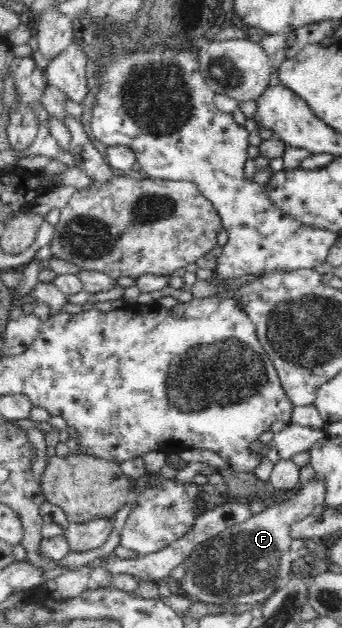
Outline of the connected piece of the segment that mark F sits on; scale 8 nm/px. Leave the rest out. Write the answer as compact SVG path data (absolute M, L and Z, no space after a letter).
M315 476L309 483L300 485L290 499L271 502L265 511L254 514L244 523L211 536L183 561L185 574L178 591L196 602L224 607L245 604L261 606L287 583L290 576L292 525L308 517L318 505L324 505L325 495L324 480Z

